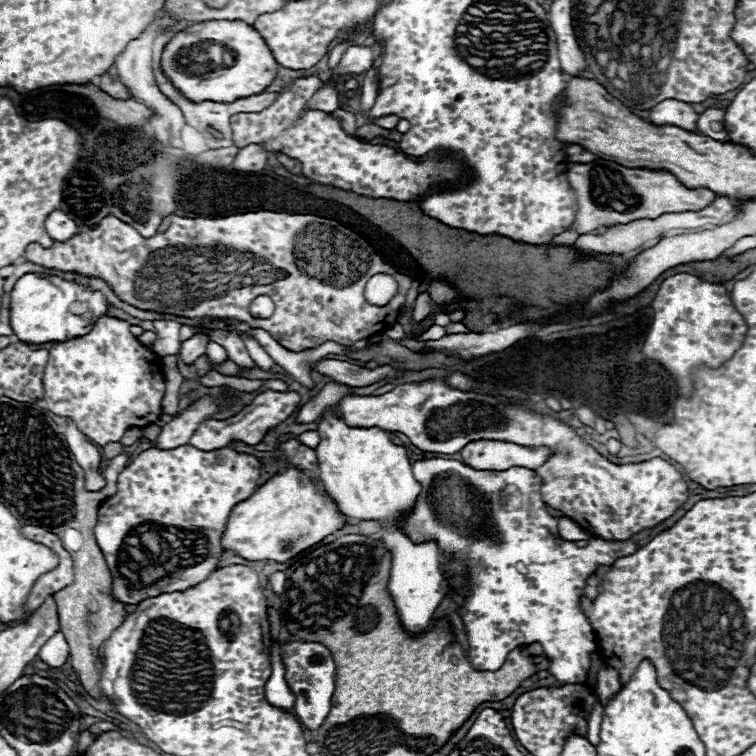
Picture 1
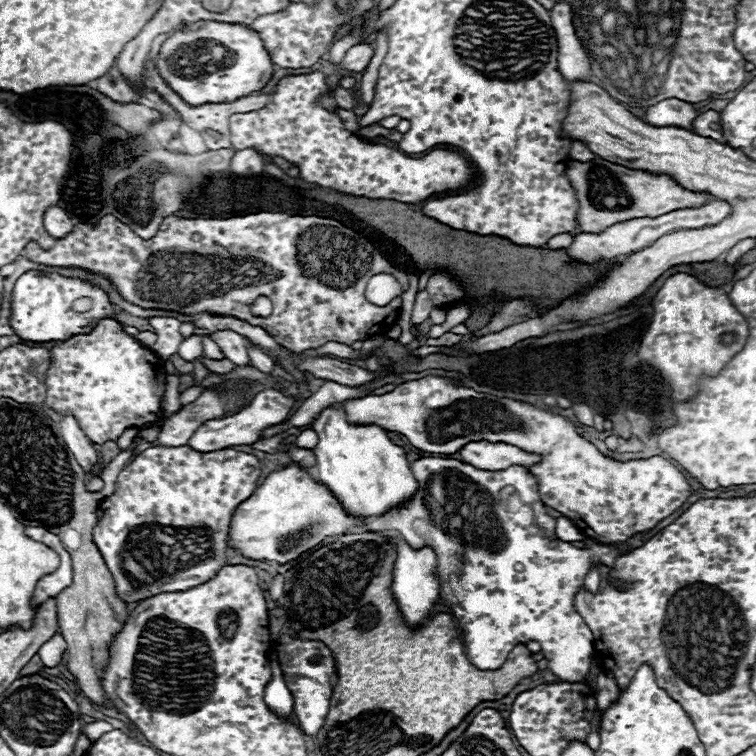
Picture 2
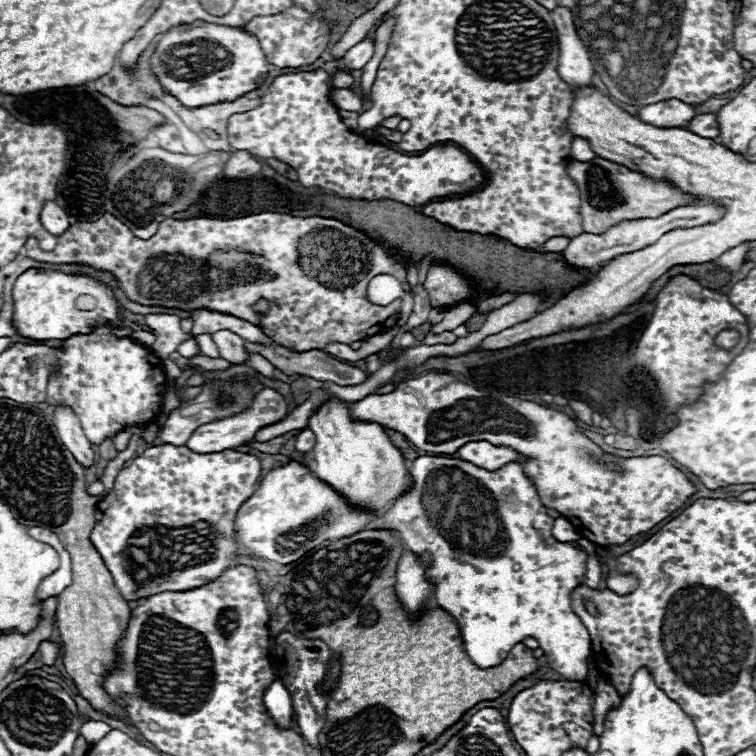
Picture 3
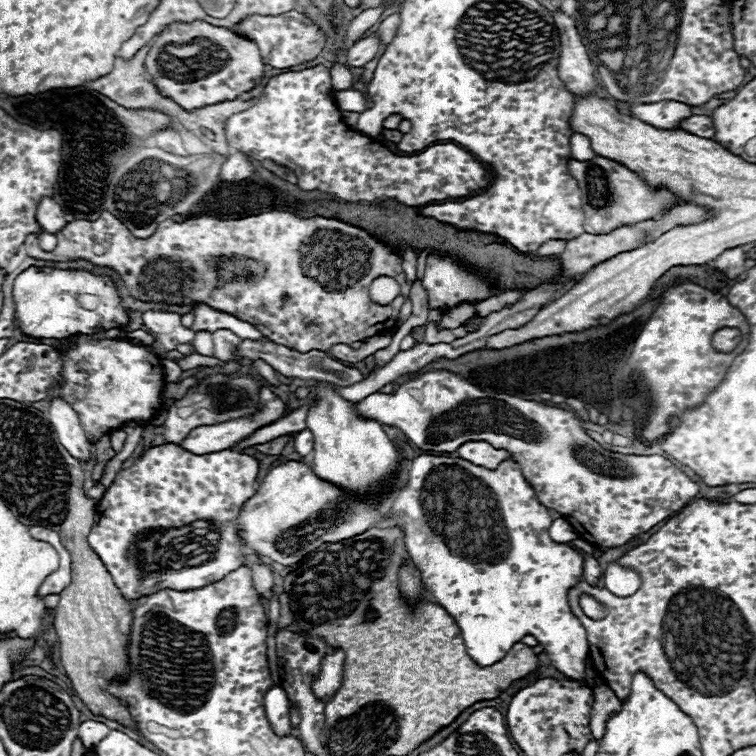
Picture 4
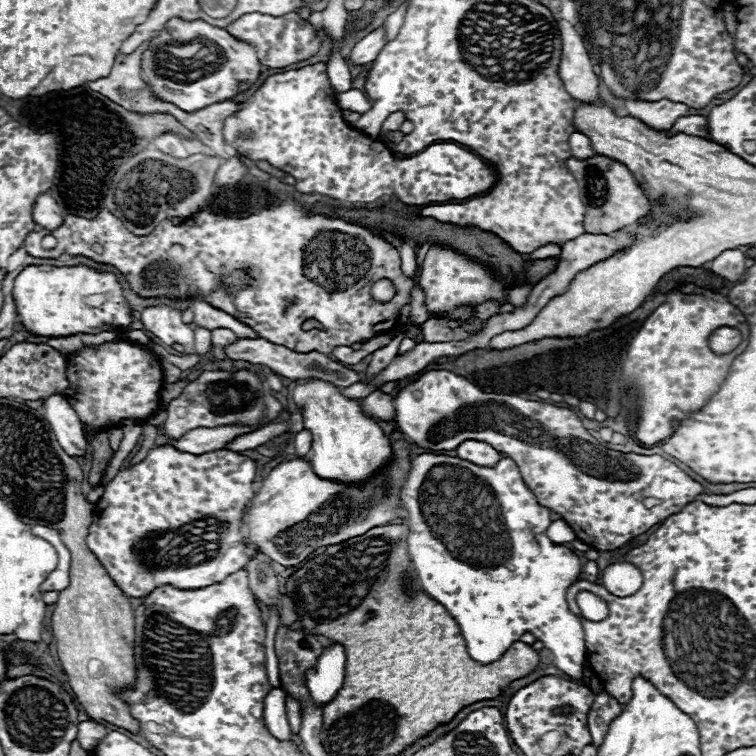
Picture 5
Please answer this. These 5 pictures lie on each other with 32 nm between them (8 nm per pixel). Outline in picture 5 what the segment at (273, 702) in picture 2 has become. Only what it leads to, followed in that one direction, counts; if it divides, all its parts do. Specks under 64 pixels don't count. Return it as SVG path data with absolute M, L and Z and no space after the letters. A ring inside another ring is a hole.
M280 688L270 690L264 700L264 724L266 724L266 730L276 740L290 740L292 738L286 708L284 708L284 692Z

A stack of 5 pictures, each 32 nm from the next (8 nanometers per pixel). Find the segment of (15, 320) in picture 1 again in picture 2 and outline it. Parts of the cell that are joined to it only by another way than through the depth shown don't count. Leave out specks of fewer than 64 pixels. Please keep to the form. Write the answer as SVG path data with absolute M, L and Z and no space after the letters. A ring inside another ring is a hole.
M36 270L24 272L12 290L12 318L10 324L14 332L32 342L48 342L48 340L68 340L70 336L76 334L90 334L92 328L98 324L102 318L116 318L116 306L110 302L108 294L90 284L88 280L80 278L66 278L54 272L40 274ZM88 296L92 298L92 310L88 312L74 312L72 304L74 300Z

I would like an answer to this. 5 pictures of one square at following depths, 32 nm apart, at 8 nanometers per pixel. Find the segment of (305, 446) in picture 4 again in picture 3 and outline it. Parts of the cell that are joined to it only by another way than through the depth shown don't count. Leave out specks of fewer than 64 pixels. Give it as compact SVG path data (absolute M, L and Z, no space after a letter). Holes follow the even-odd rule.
M306 428L306 430L302 430L302 432L296 436L296 450L302 452L302 454L308 454L308 452L312 452L314 442L316 442L314 432Z

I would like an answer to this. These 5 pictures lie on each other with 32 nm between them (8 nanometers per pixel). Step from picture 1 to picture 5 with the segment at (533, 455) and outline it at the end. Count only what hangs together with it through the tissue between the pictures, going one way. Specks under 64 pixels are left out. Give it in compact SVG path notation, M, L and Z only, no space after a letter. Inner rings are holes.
M464 440L456 448L456 456L478 466L494 466L504 454L482 440Z

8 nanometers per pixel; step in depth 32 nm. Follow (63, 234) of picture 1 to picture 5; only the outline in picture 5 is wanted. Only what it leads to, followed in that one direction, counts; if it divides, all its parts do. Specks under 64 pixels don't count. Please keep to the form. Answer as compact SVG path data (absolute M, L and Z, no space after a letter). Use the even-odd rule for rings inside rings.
M40 194L34 202L34 210L32 210L32 218L38 226L54 230L62 224L62 208L56 204L56 200L50 194Z

